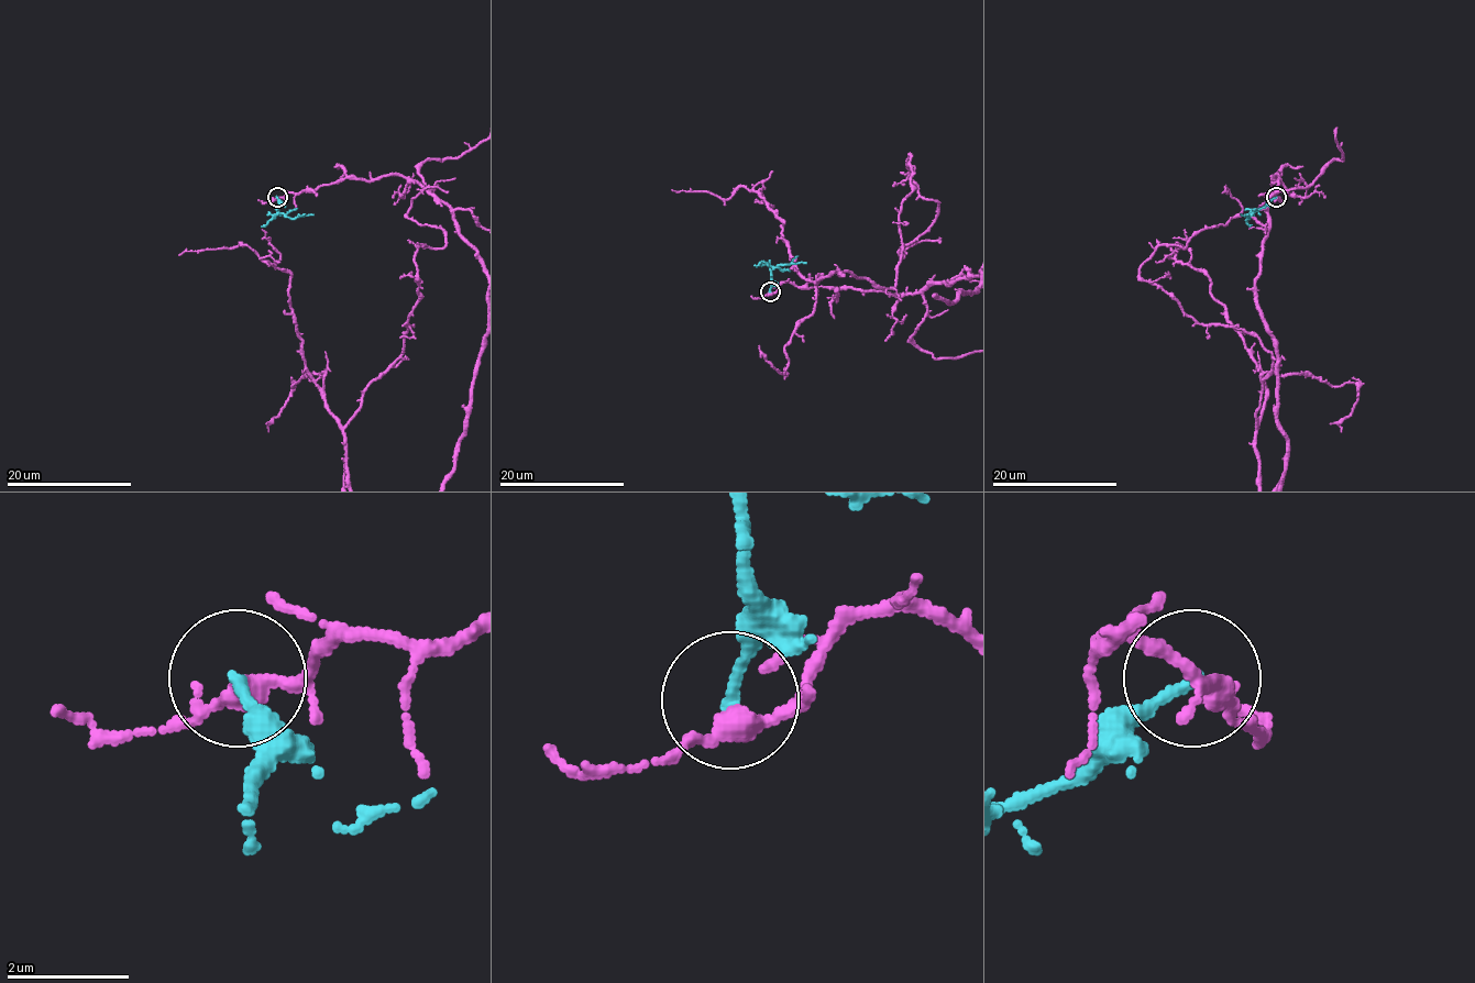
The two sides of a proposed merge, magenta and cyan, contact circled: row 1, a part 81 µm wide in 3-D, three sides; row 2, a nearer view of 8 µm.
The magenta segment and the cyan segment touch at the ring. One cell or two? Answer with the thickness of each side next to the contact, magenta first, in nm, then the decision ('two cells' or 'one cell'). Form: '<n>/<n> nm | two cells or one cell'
260/180 nm | two cells

